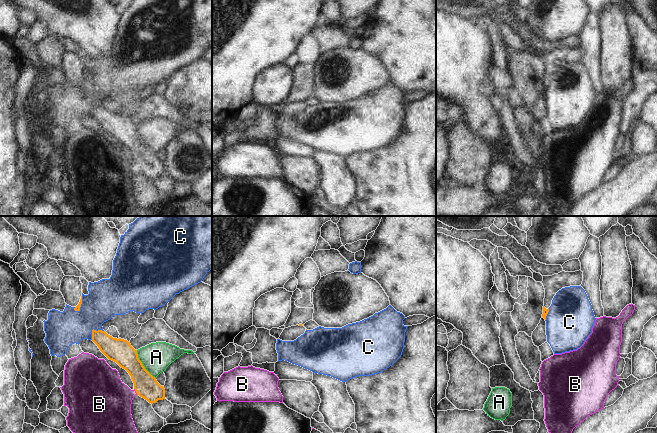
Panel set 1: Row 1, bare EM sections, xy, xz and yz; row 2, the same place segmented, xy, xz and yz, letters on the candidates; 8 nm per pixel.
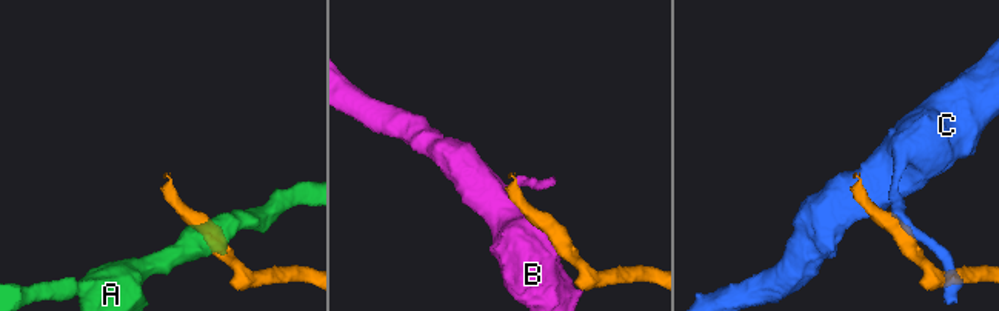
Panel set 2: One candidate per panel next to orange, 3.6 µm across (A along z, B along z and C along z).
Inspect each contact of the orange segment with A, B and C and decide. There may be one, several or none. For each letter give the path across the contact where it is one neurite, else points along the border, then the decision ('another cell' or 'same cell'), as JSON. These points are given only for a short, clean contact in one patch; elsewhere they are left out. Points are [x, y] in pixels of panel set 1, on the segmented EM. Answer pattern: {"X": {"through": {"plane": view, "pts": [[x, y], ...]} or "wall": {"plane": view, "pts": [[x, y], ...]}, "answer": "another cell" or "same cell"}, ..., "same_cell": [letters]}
{"A": {"wall": {"plane": "xy", "pts": [[136, 350], [137, 357], [142, 365], [155, 378]]}, "answer": "another cell"}, "B": {"answer": "another cell"}, "C": {"answer": "another cell"}, "same_cell": []}

